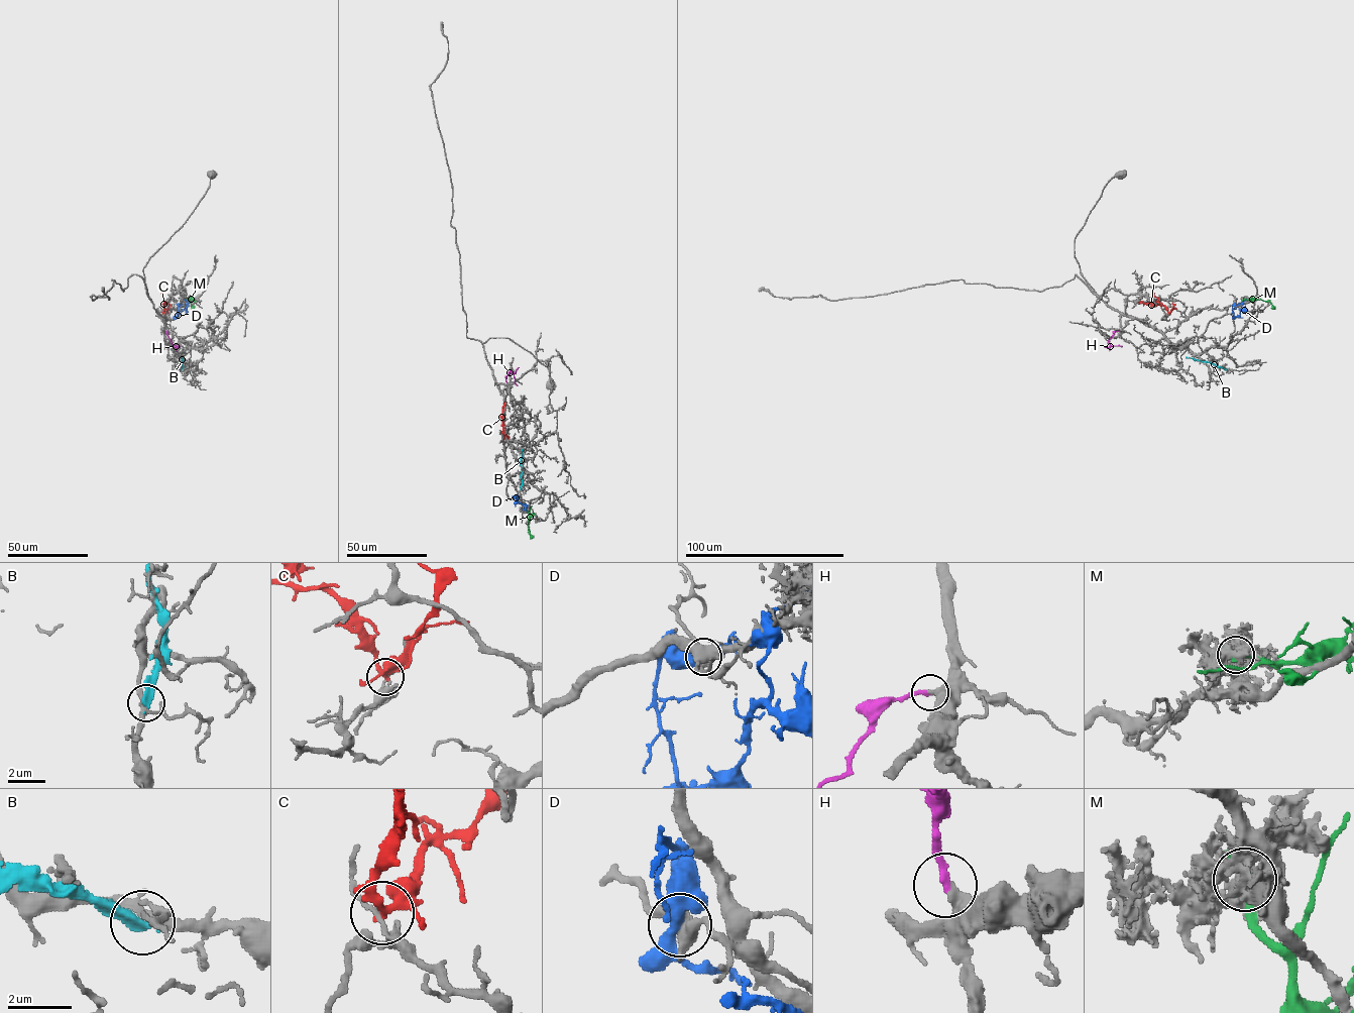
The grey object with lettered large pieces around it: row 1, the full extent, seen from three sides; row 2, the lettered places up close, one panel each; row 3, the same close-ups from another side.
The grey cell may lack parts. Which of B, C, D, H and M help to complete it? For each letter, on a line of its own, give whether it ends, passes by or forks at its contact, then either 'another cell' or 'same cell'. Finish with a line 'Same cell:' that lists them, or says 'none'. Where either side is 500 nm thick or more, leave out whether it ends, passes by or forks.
B: it ends there; another cell
C: it forks there; another cell
D: another cell
H: it ends there; same cell
M: it passes by; another cell
Same cell: H

